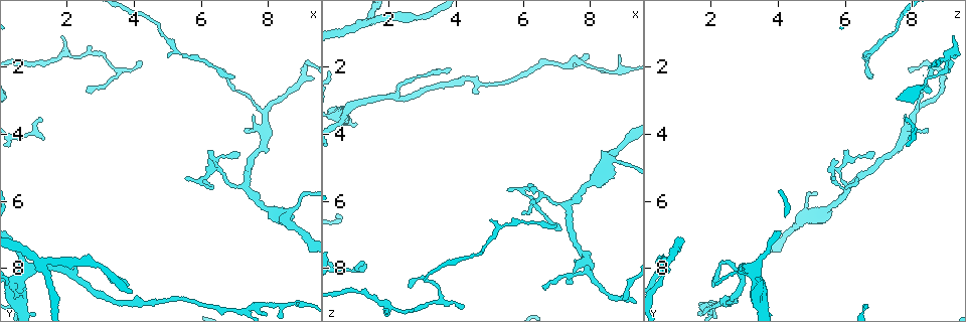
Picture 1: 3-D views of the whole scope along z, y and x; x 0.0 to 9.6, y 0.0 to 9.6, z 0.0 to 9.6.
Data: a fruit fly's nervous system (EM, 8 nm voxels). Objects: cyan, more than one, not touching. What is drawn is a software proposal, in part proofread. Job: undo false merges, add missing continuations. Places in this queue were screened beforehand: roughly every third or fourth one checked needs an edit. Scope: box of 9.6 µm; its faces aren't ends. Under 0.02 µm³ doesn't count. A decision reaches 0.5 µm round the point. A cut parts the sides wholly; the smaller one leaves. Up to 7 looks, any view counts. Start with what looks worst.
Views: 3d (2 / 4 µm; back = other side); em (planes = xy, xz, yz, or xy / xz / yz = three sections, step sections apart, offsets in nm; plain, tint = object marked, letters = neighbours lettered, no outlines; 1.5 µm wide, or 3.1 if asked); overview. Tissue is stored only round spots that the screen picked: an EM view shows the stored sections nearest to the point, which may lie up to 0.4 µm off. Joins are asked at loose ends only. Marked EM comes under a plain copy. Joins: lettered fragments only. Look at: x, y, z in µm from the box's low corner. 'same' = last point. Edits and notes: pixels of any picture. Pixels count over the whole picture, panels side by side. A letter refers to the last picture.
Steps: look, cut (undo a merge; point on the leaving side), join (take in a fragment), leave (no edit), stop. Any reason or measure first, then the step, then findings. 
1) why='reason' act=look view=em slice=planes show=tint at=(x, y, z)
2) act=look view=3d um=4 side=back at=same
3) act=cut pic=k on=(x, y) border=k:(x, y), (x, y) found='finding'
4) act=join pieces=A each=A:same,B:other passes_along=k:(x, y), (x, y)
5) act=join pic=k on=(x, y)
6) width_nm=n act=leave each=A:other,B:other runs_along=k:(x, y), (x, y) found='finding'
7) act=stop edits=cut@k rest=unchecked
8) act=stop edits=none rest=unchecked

act=look view=3d um=2 at=(0.55, 9.00, 3.45)

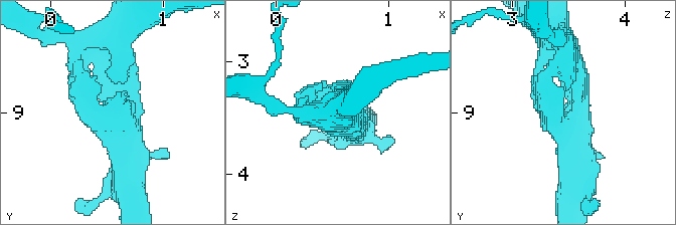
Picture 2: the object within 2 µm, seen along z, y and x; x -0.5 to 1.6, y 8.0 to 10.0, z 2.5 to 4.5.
why='now the EM' act=look view=em slice=planes show=letters at=(0.62, 9.04, 3.42)

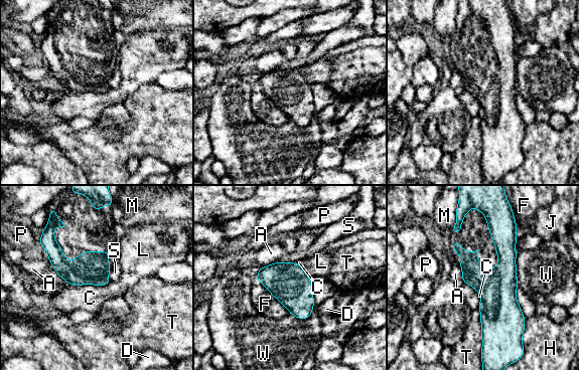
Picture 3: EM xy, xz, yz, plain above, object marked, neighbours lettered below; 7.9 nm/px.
width_nm=280 act=leave each=A:other,C:other,D:other,F:other,H:other,J:other,L:other,M:other,P:other,S:other,T:other,W:other runs_along=3:(488, 209), (504, 273), (483, 330) found='one cell here'

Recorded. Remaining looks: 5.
why='an open end' act=look view=em um=3.1 slice=planes show=letters at=(3.75, 8.50, 2.10)

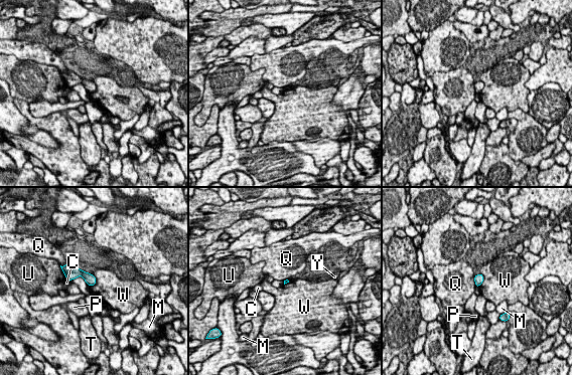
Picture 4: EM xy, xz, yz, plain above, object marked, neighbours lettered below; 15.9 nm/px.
act=leave each=C:other,M:other,P:other,Q:other,T:other,U:other,W:other,Y:other border=4:(91, 273), (96, 282), (90, 287) found='no lettered fragment goes on from it'

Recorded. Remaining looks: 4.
why='three-way junction' act=look view=em slice=planes show=letters at=(1.40, 7.80, 0.65)

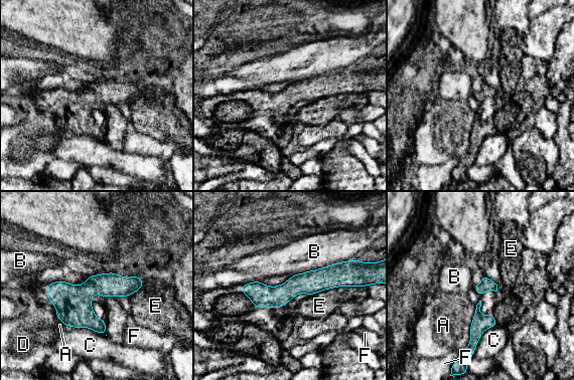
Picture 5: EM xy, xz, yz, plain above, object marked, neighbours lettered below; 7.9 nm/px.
width_nm=100 act=leave each=A:other,B:other,C:other,D:other,E:other,F:other runs_along=5:(350, 282), (244, 289) found='continuous, no second cell'

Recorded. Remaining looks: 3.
act=stop edits=none rest=unchecked

